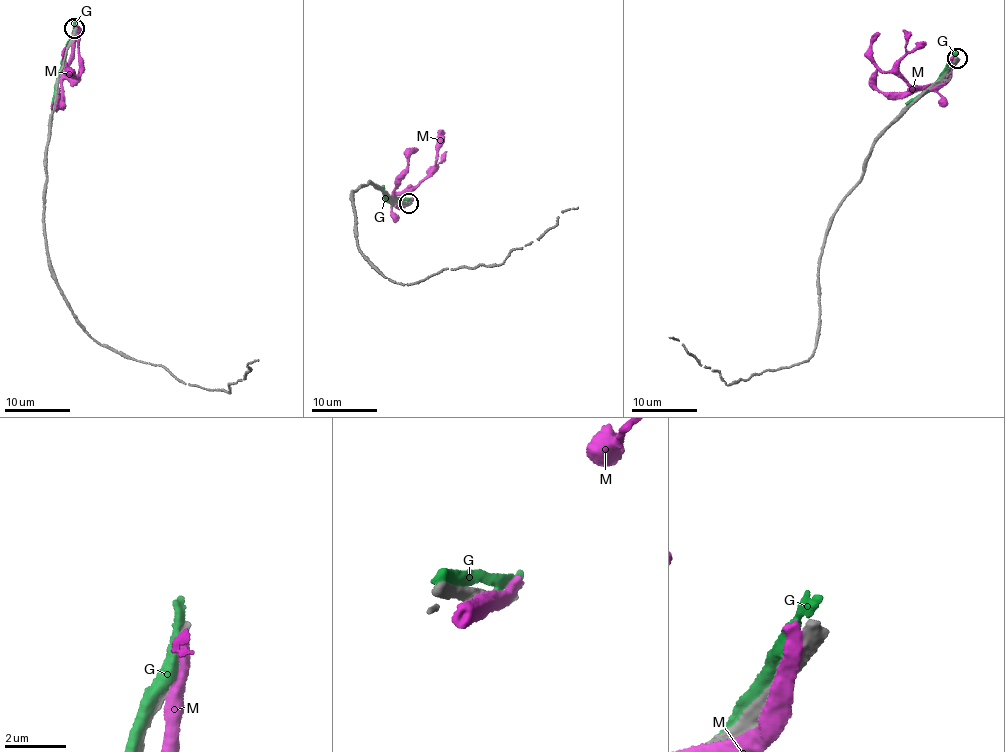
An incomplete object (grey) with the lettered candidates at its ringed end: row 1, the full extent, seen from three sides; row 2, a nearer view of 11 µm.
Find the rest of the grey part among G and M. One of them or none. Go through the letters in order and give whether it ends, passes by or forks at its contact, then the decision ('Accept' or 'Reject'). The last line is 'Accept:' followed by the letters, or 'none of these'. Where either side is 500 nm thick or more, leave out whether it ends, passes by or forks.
G: It ends there. Reject
M: It passes by. Reject
Accept: none of these

